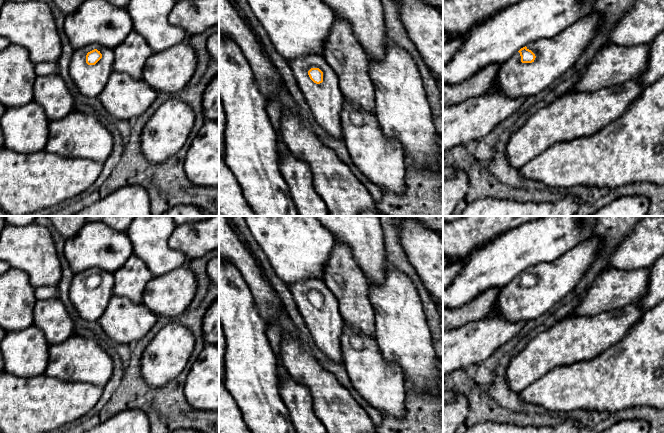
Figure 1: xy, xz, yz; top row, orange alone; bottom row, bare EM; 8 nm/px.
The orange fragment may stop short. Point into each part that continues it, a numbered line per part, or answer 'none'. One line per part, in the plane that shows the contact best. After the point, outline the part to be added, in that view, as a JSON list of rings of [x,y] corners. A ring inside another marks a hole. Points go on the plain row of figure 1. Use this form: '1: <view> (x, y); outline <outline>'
1: xy (90, 303); outline [[[98,268],[74,274],[69,289],[69,300],[83,320],[98,321],[113,296],[114,282],[113,273]],[[94,273],[102,278],[102,282],[95,289],[88,289],[86,279]]]

